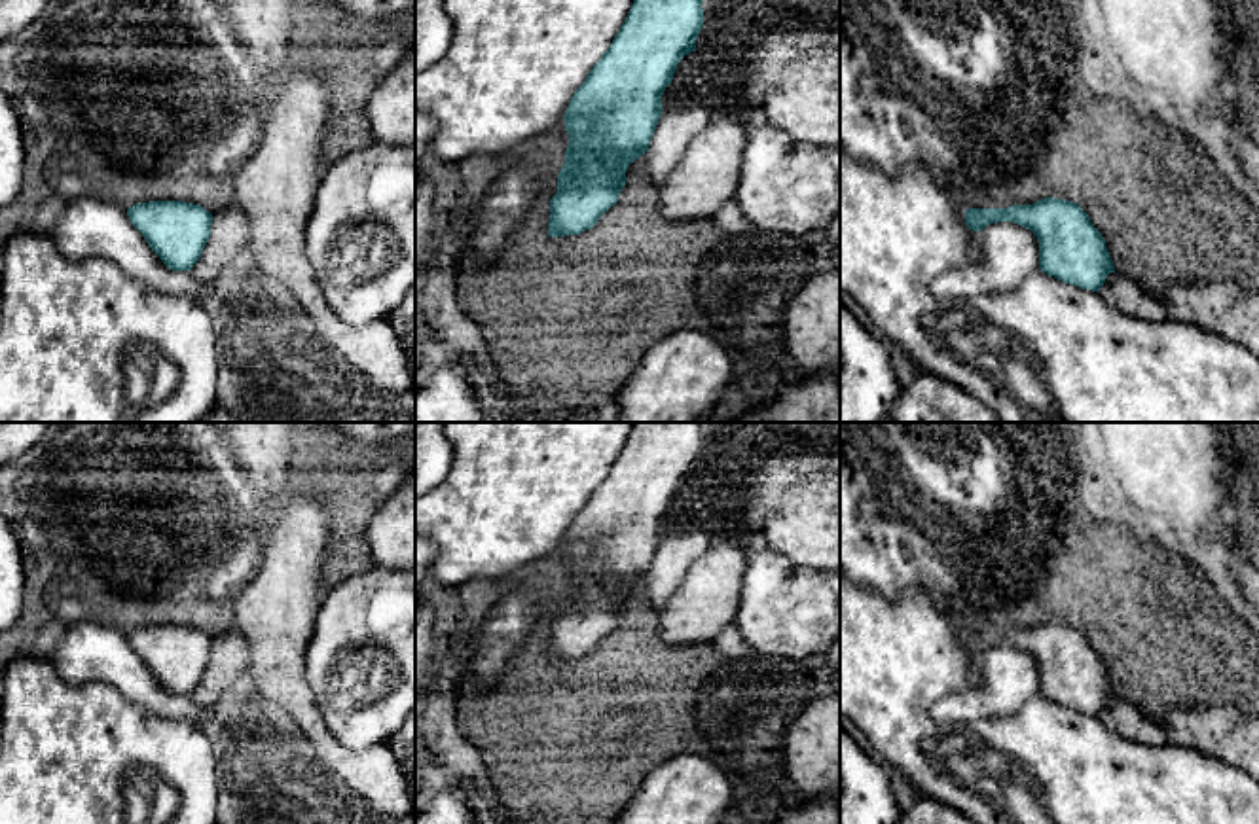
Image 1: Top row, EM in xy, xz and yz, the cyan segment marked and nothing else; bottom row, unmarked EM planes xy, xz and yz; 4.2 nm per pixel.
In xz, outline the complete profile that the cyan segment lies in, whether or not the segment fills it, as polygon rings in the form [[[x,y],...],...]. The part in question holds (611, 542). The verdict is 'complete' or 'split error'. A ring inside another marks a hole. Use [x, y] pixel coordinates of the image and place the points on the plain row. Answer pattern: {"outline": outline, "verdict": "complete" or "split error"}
{"outline": [[[633,422],[611,472],[593,489],[565,534],[569,570],[550,623],[548,661],[578,659],[618,627],[628,591],[648,576],[662,540],[662,519],[681,483],[696,475],[703,422]]], "verdict": "complete"}

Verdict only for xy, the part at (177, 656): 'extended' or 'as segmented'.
as segmented

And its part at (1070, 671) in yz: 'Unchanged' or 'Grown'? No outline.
Unchanged

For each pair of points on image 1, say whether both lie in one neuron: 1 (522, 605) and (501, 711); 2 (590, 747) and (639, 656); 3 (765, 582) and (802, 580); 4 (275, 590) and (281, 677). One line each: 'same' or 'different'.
1: different
2: same
3: same
4: same

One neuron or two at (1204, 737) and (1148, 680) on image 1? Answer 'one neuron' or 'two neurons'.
two neurons

